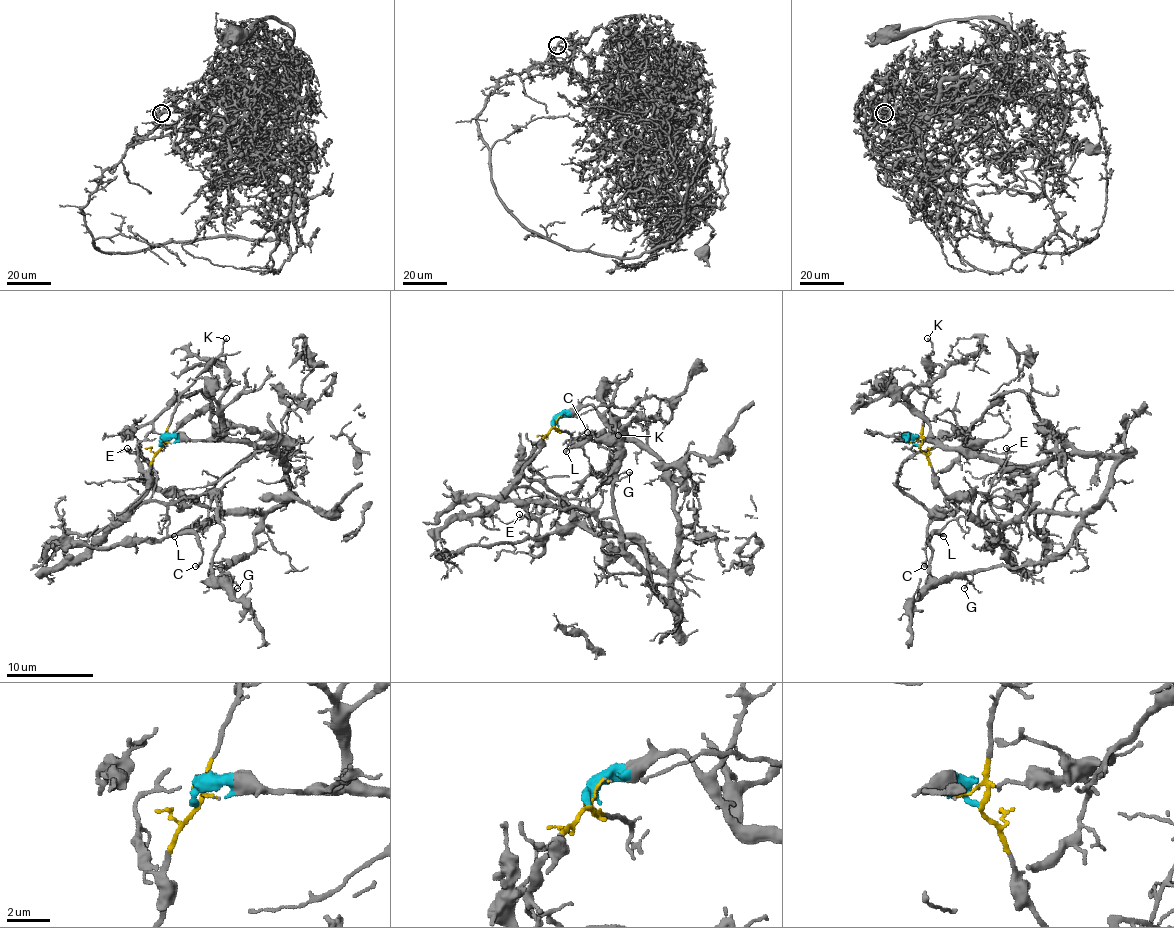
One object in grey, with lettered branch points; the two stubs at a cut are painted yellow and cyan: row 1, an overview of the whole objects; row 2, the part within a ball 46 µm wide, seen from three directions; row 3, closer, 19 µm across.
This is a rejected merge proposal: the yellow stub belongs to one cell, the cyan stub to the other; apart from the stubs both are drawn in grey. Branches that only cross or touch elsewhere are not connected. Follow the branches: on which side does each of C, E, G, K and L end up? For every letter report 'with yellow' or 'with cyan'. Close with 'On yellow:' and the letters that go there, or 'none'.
C: with yellow
E: with yellow
G: with cyan
K: with yellow
L: with yellow
On yellow: C, E, K, L

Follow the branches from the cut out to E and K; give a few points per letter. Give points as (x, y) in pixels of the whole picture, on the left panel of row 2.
E: (160, 447), (149, 467), (149, 489), (130, 508), (128, 515), (152, 495), (156, 473), (136, 452), (128, 447)
K: (160, 447), (180, 395), (221, 352), (225, 339)

